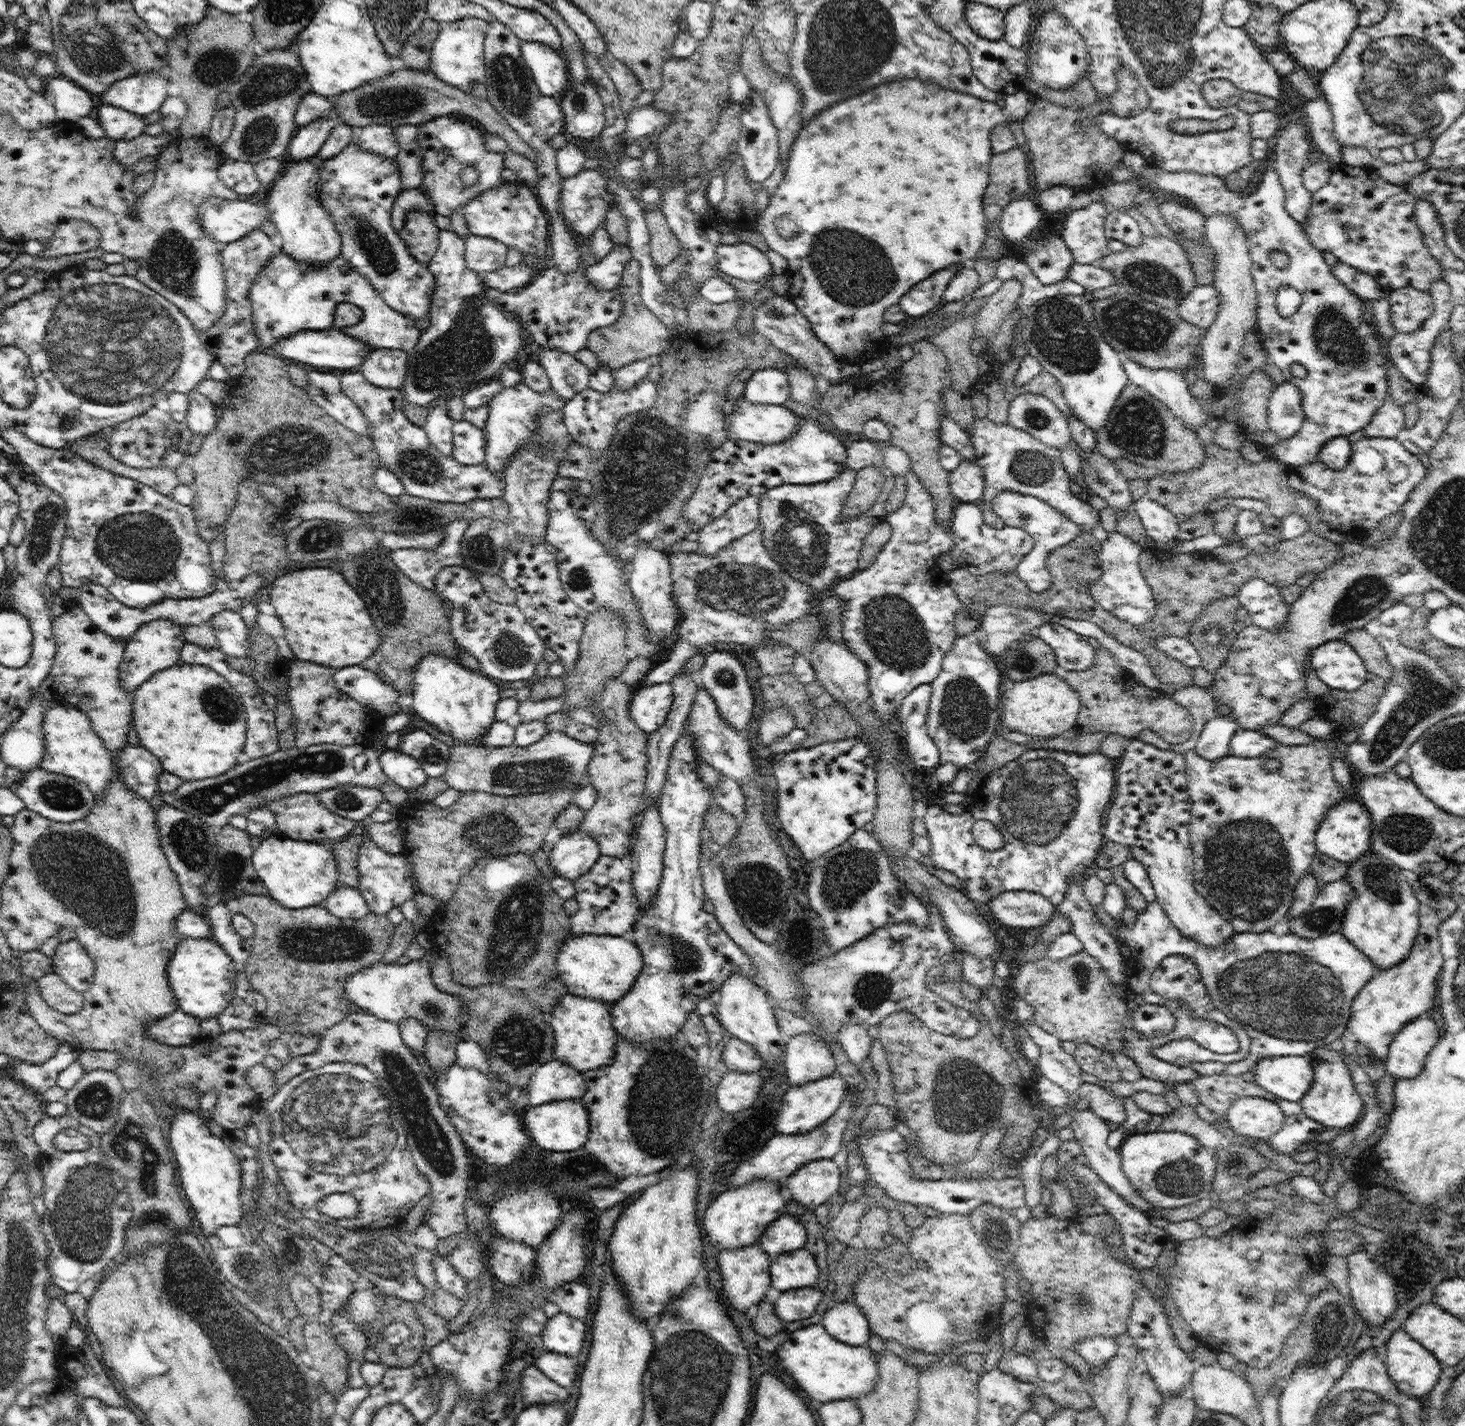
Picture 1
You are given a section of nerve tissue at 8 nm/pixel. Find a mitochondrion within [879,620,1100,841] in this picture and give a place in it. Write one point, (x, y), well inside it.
(965, 710)

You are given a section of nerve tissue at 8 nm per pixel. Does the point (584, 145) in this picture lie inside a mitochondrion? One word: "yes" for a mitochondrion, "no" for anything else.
no

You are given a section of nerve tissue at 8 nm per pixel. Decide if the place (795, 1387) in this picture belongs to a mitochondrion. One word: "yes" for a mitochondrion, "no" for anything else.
no

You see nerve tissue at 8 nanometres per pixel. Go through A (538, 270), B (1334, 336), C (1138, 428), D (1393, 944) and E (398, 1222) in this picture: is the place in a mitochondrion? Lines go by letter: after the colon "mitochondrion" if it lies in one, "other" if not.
A: other
B: mitochondrion
C: mitochondrion
D: other
E: other

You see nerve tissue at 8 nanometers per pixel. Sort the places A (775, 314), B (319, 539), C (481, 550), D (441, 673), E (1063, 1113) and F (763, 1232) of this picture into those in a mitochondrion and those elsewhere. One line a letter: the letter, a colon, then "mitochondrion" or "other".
A: mitochondrion
B: mitochondrion
C: mitochondrion
D: other
E: other
F: other

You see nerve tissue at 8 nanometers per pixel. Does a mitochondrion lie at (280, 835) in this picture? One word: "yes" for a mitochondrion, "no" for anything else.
no

